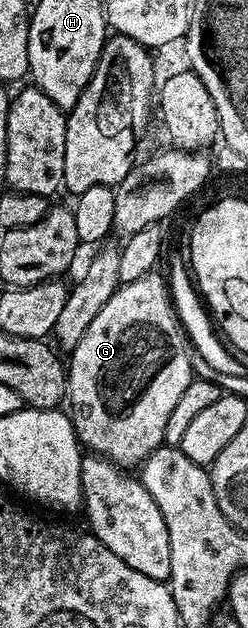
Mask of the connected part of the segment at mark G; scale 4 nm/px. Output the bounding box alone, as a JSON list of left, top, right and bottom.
[66,272,194,468]

